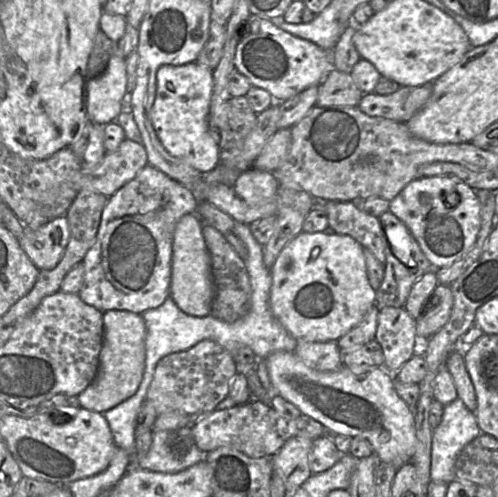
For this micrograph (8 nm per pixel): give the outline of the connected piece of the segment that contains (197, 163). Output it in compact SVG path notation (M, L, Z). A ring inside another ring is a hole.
M196 61L184 65L165 64L157 70L156 97L150 114L155 133L170 155L182 159L201 173L211 171L220 162L219 144L211 136L207 124L212 91L212 70Z

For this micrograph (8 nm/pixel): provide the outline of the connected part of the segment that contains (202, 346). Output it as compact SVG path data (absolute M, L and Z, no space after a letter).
M203 339L187 350L159 360L145 400L152 404L158 416L172 411L187 414L192 426L228 396L236 373L233 355L217 342Z

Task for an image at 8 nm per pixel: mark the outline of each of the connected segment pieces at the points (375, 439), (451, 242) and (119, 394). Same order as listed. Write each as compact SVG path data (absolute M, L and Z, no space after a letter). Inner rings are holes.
M275 351L266 357L269 376L275 393L294 404L302 414L320 422L329 434L344 434L367 439L381 462L403 466L412 461L417 445L415 412L399 397L394 388L393 374L376 367L356 375L342 365L333 371L319 371L307 366L293 351Z
M442 175L411 181L390 201L389 210L405 224L435 269L449 266L466 254L481 227L476 191L456 178Z
M123 310L103 313L103 345L98 373L93 382L78 395L81 408L104 413L137 391L145 369L146 326L141 314Z

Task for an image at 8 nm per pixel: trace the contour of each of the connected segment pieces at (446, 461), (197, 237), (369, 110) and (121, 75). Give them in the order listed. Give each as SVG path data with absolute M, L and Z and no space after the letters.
M459 397L445 405L441 423L433 430L431 480L454 481L458 454L481 433L476 412L469 410Z
M185 214L175 226L170 296L179 308L189 315L201 317L211 312L214 297L211 258L203 237L203 221L195 214Z
M432 83L419 87L401 86L389 95L364 94L358 108L370 117L406 123L425 105L431 94Z
M117 52L110 58L107 68L100 76L87 81L88 118L103 126L116 121L122 112L122 100L126 94L125 58Z

